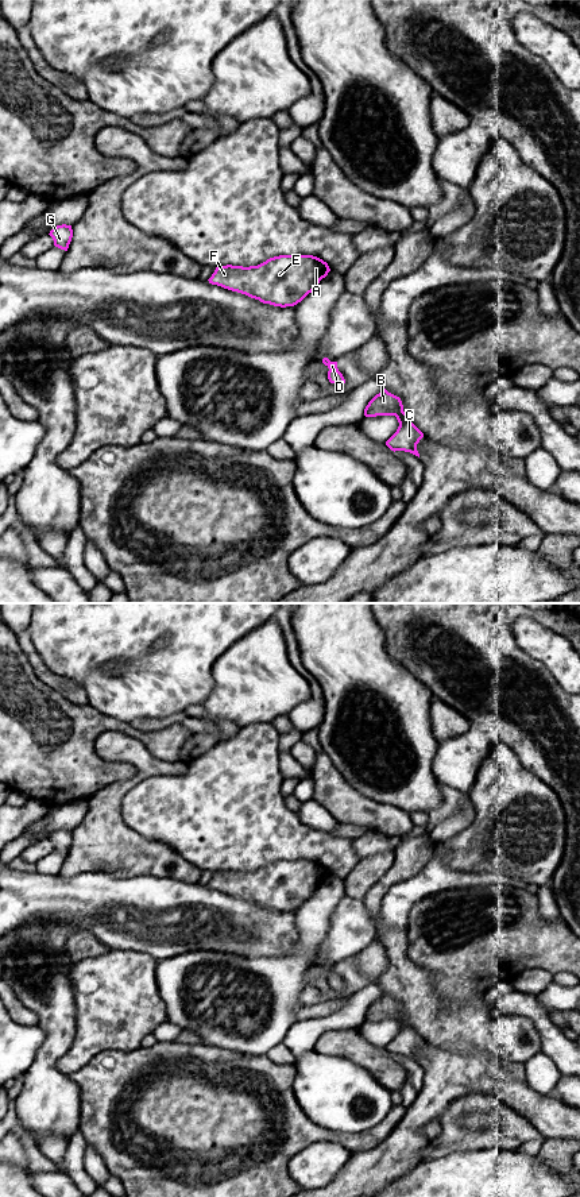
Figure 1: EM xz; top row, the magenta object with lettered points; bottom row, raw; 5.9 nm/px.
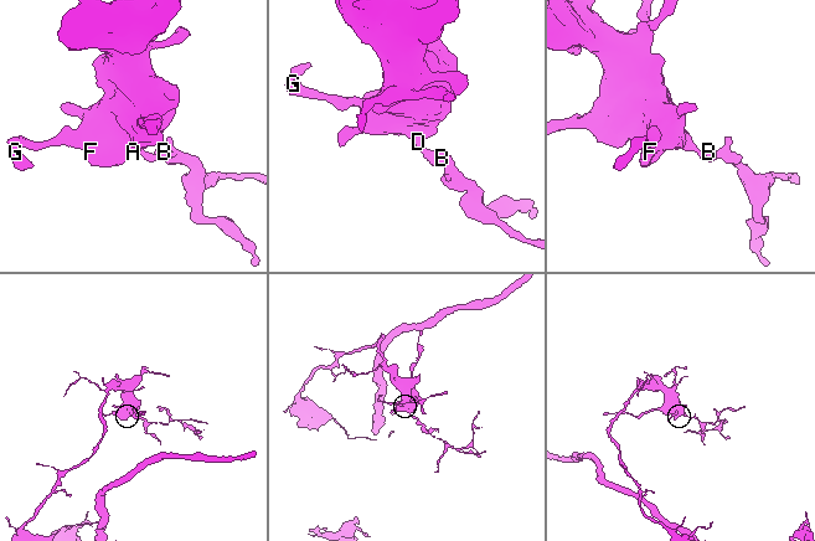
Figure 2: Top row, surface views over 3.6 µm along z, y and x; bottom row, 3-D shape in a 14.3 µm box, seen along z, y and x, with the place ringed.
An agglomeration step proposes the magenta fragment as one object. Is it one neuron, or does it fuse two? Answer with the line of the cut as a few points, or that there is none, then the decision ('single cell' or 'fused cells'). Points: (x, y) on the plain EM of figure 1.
no cut; single cell

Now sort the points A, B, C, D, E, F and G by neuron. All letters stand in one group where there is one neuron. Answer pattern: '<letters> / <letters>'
A B C D E F G

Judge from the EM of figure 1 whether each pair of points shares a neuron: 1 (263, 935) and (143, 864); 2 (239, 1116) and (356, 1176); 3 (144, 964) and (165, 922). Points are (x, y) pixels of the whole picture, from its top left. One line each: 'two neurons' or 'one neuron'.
1: two neurons
2: two neurons
3: two neurons

